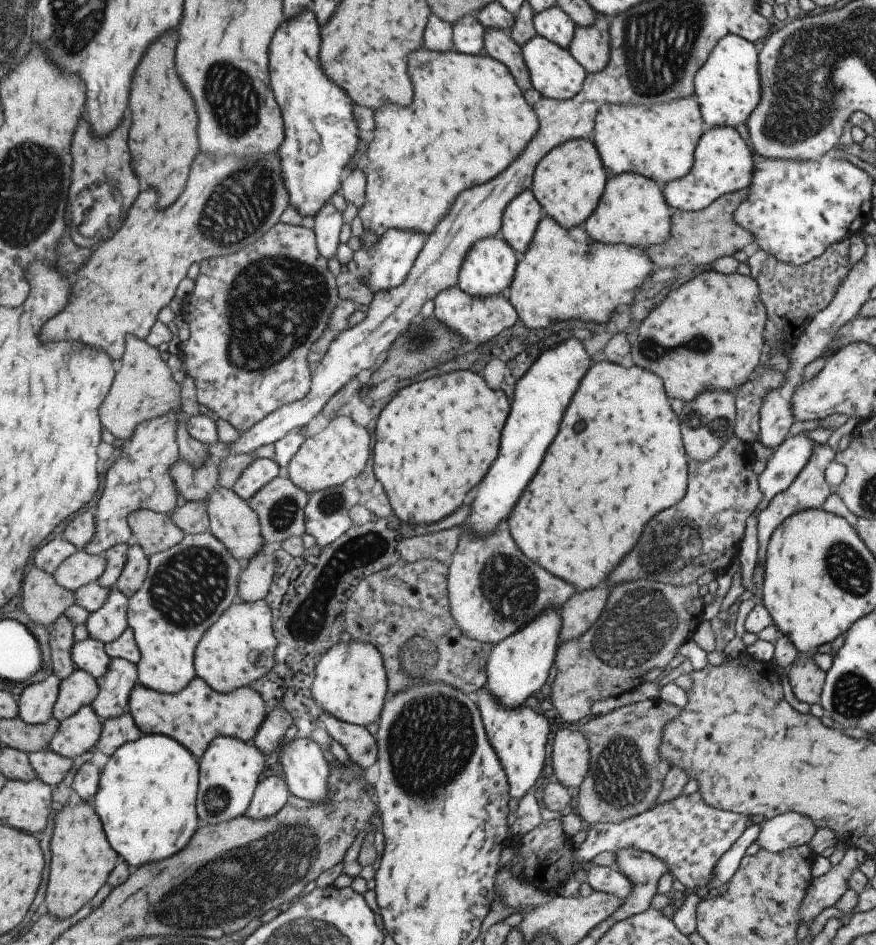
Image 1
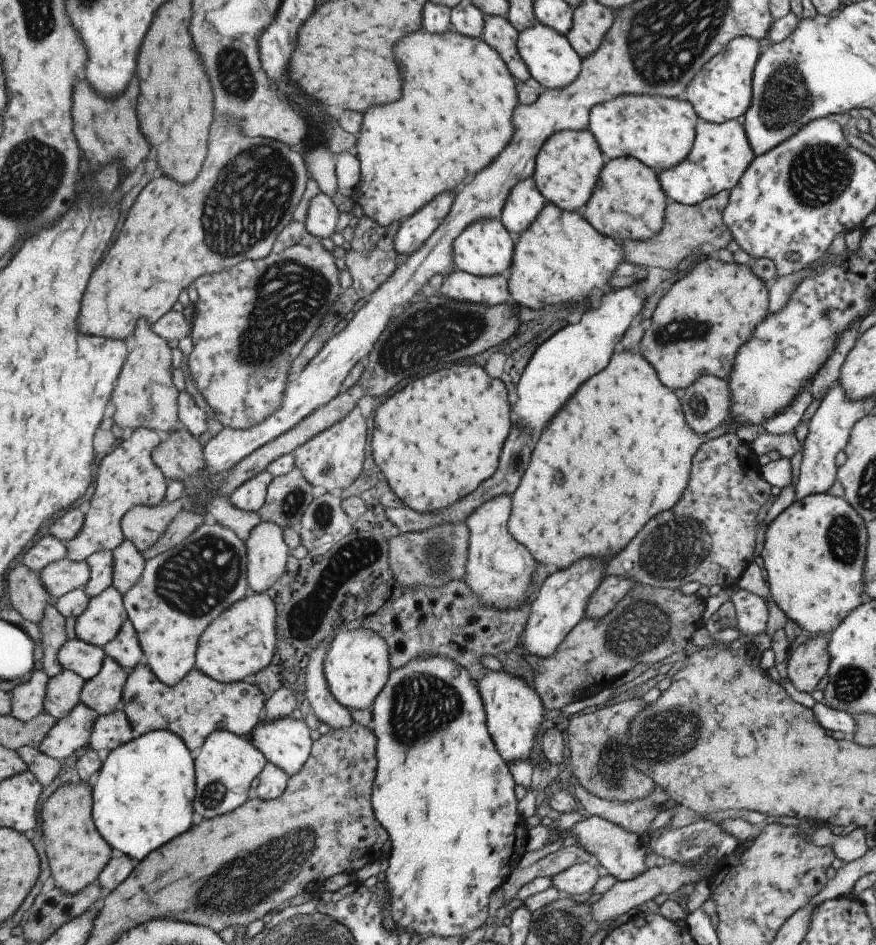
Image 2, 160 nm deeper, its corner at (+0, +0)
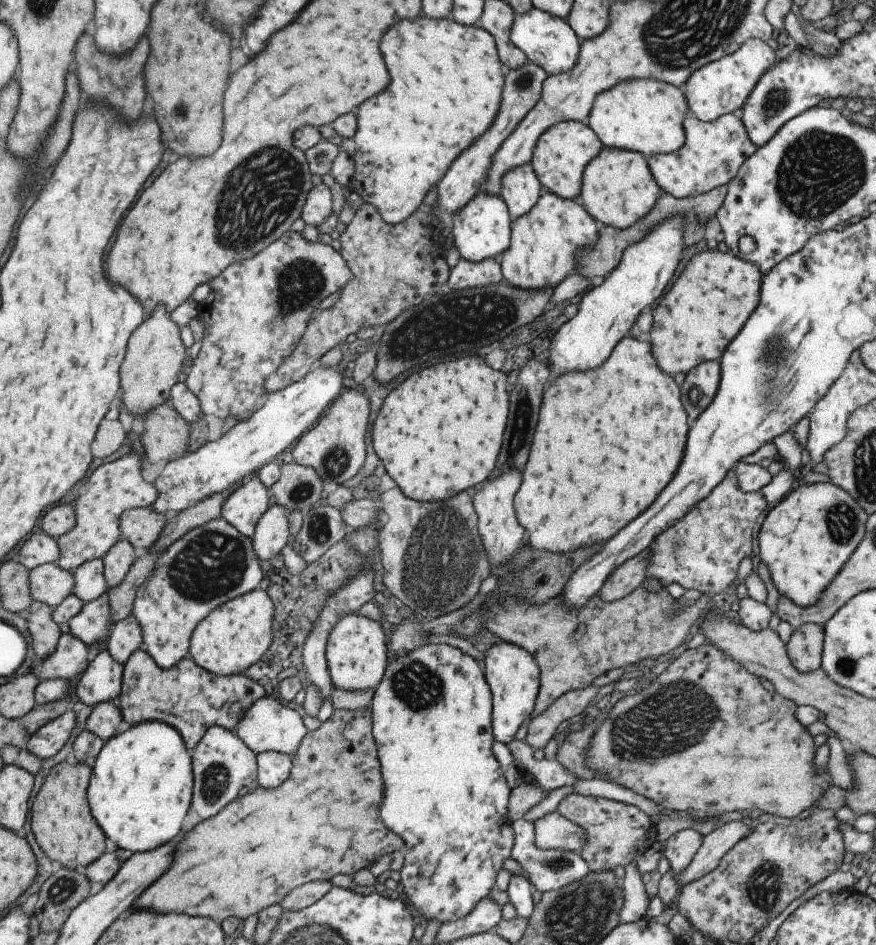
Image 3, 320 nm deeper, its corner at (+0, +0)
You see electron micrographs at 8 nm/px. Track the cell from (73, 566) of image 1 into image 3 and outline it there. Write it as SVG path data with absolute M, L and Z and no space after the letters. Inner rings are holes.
M43 563L29 571L29 592L33 602L54 608L73 590L73 573L55 563Z

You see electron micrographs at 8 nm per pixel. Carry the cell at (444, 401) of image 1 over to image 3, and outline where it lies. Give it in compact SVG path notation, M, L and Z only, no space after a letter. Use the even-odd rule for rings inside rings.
M459 356L459 358L445 359L445 362L439 362L435 366L427 366L421 368L417 372L413 372L403 382L393 388L384 398L381 407L377 411L373 426L371 426L372 446L377 458L381 460L385 472L395 481L400 491L407 497L413 500L433 502L442 501L446 498L452 497L457 493L463 491L470 491L477 484L480 484L485 478L491 477L493 466L495 466L495 458L497 452L501 448L501 434L507 422L507 390L505 390L505 376L501 372L491 370L483 357L472 356Z

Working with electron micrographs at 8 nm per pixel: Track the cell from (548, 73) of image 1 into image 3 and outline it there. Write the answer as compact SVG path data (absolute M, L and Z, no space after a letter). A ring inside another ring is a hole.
M533 6L527 12L513 16L510 39L529 61L542 68L547 75L568 71L577 60L581 41L566 19L557 18Z

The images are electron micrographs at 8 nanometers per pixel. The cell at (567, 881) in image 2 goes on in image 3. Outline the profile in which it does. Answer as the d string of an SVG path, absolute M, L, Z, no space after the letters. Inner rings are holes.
M517 819L511 821L511 830L514 832L509 857L511 857L527 874L527 880L530 882L533 890L539 892L549 892L557 890L562 886L574 883L583 878L589 872L585 861L581 858L579 852L565 851L559 849L538 849L534 843L534 830L532 822Z

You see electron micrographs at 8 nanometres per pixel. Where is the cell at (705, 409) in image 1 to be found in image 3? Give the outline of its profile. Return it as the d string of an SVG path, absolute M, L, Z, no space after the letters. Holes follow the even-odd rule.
M703 361L684 374L680 385L681 402L689 422L711 402L718 387L720 366L718 361Z

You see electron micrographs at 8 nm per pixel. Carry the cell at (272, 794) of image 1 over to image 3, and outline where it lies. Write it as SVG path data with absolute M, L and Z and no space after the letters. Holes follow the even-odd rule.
M265 751L256 754L256 780L262 787L276 787L290 773L292 756L287 753Z

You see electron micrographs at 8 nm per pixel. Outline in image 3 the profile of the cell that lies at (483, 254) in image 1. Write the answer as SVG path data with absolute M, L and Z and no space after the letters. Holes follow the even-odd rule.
M477 191L451 217L452 244L465 260L477 262L487 257L497 259L508 247L511 221L507 207L498 194L488 195L485 191Z

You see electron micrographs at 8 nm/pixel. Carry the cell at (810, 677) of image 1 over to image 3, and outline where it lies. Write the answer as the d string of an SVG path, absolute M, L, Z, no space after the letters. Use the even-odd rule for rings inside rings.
M803 623L794 628L786 645L788 661L800 673L820 667L822 657L823 627L817 623Z

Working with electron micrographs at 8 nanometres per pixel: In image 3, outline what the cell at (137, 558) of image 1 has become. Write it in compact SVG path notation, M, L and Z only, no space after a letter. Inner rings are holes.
M121 538L103 556L100 556L99 559L101 559L103 565L103 576L108 588L114 587L123 580L137 554L138 552L131 544Z

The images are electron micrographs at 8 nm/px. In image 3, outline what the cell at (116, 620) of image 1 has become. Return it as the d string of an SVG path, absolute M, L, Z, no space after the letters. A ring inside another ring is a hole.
M107 593L100 594L96 599L84 603L80 611L68 621L69 633L78 637L85 645L97 645L98 650L105 645L99 645L101 639L107 638L111 627L108 626L110 608Z

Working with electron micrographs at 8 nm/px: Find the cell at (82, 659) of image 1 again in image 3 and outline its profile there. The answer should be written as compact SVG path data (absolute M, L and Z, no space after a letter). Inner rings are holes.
M63 633L58 640L55 652L45 659L40 659L39 670L35 678L68 679L86 669L90 658L86 646L71 633Z

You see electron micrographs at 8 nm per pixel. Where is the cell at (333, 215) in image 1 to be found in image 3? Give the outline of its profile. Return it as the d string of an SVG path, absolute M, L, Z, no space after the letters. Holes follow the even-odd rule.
M323 183L312 186L306 194L298 225L317 226L332 212L331 194Z

